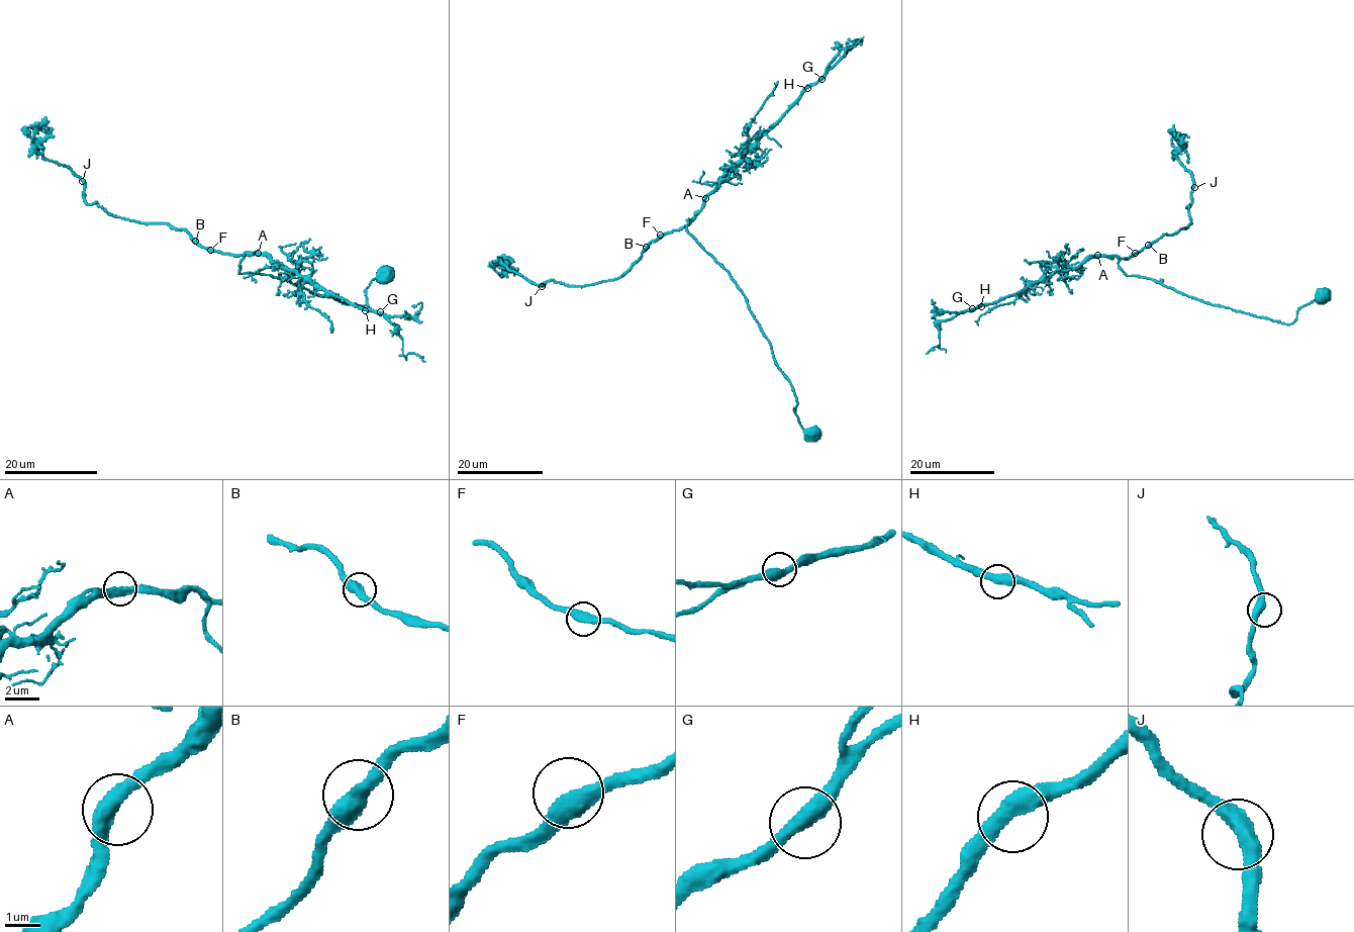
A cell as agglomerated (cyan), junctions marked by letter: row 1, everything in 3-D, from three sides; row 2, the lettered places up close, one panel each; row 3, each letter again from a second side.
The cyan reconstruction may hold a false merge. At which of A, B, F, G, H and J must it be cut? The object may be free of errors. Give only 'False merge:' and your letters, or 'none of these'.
False merge: none of these

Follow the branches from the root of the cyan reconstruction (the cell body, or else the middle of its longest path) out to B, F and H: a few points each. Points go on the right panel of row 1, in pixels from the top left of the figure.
B: (1325, 295), (1324, 290), (1301, 305), (1290, 323), (1212, 305), (1154, 279), (1127, 276), (1118, 261), (1148, 245)
F: (1325, 295), (1324, 290), (1301, 305), (1292, 322), (1277, 322), (1127, 276), (1118, 261), (1135, 253)
H: (1325, 295), (1324, 290), (1284, 323), (1127, 276), (1116, 256), (1099, 257), (981, 306)

